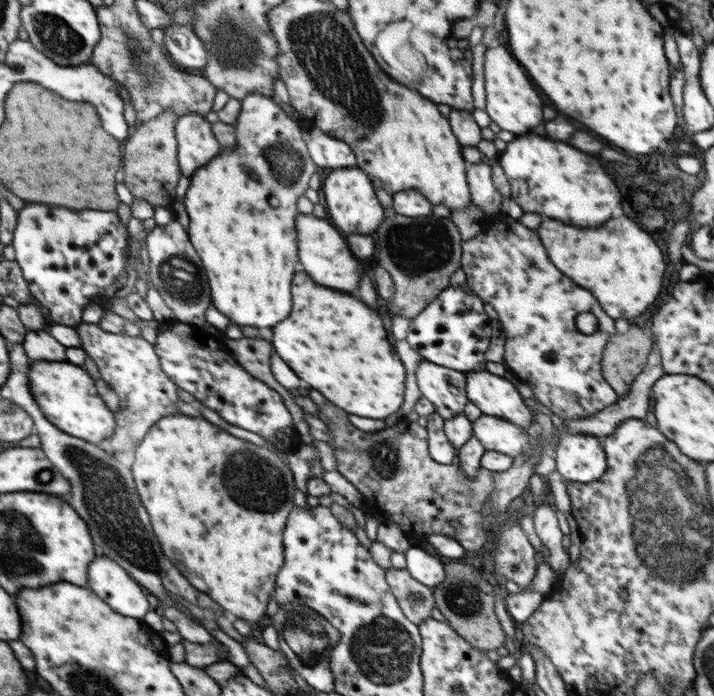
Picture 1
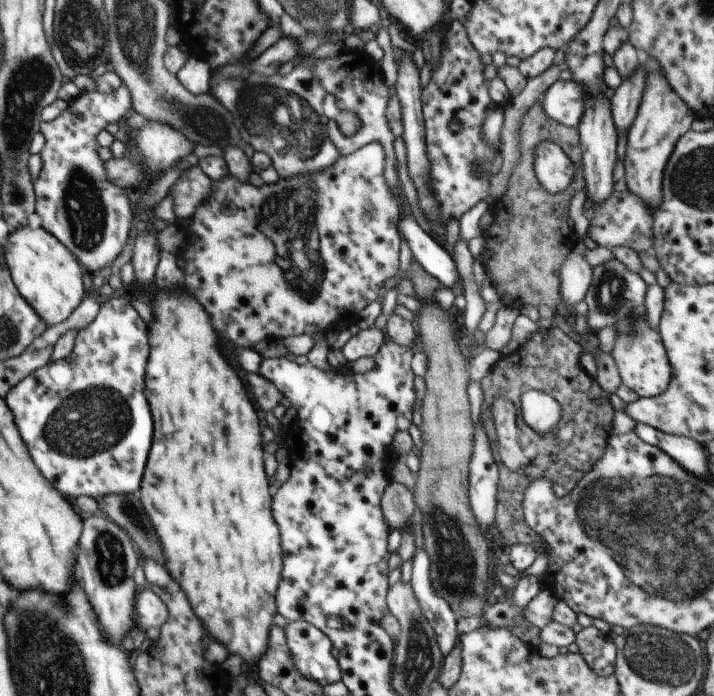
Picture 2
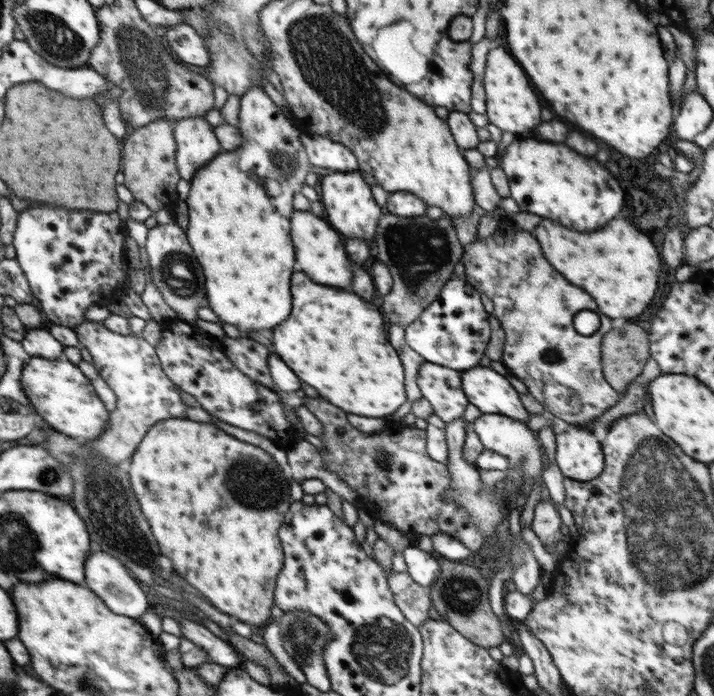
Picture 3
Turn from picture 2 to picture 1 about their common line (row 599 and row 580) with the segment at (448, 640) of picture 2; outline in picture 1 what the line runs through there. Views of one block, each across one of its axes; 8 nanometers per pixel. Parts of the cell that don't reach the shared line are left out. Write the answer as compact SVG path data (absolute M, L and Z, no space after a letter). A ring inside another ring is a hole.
M414 544L405 550L405 558L407 572L420 584L434 588L444 581L446 574L440 558L428 554L422 546Z

